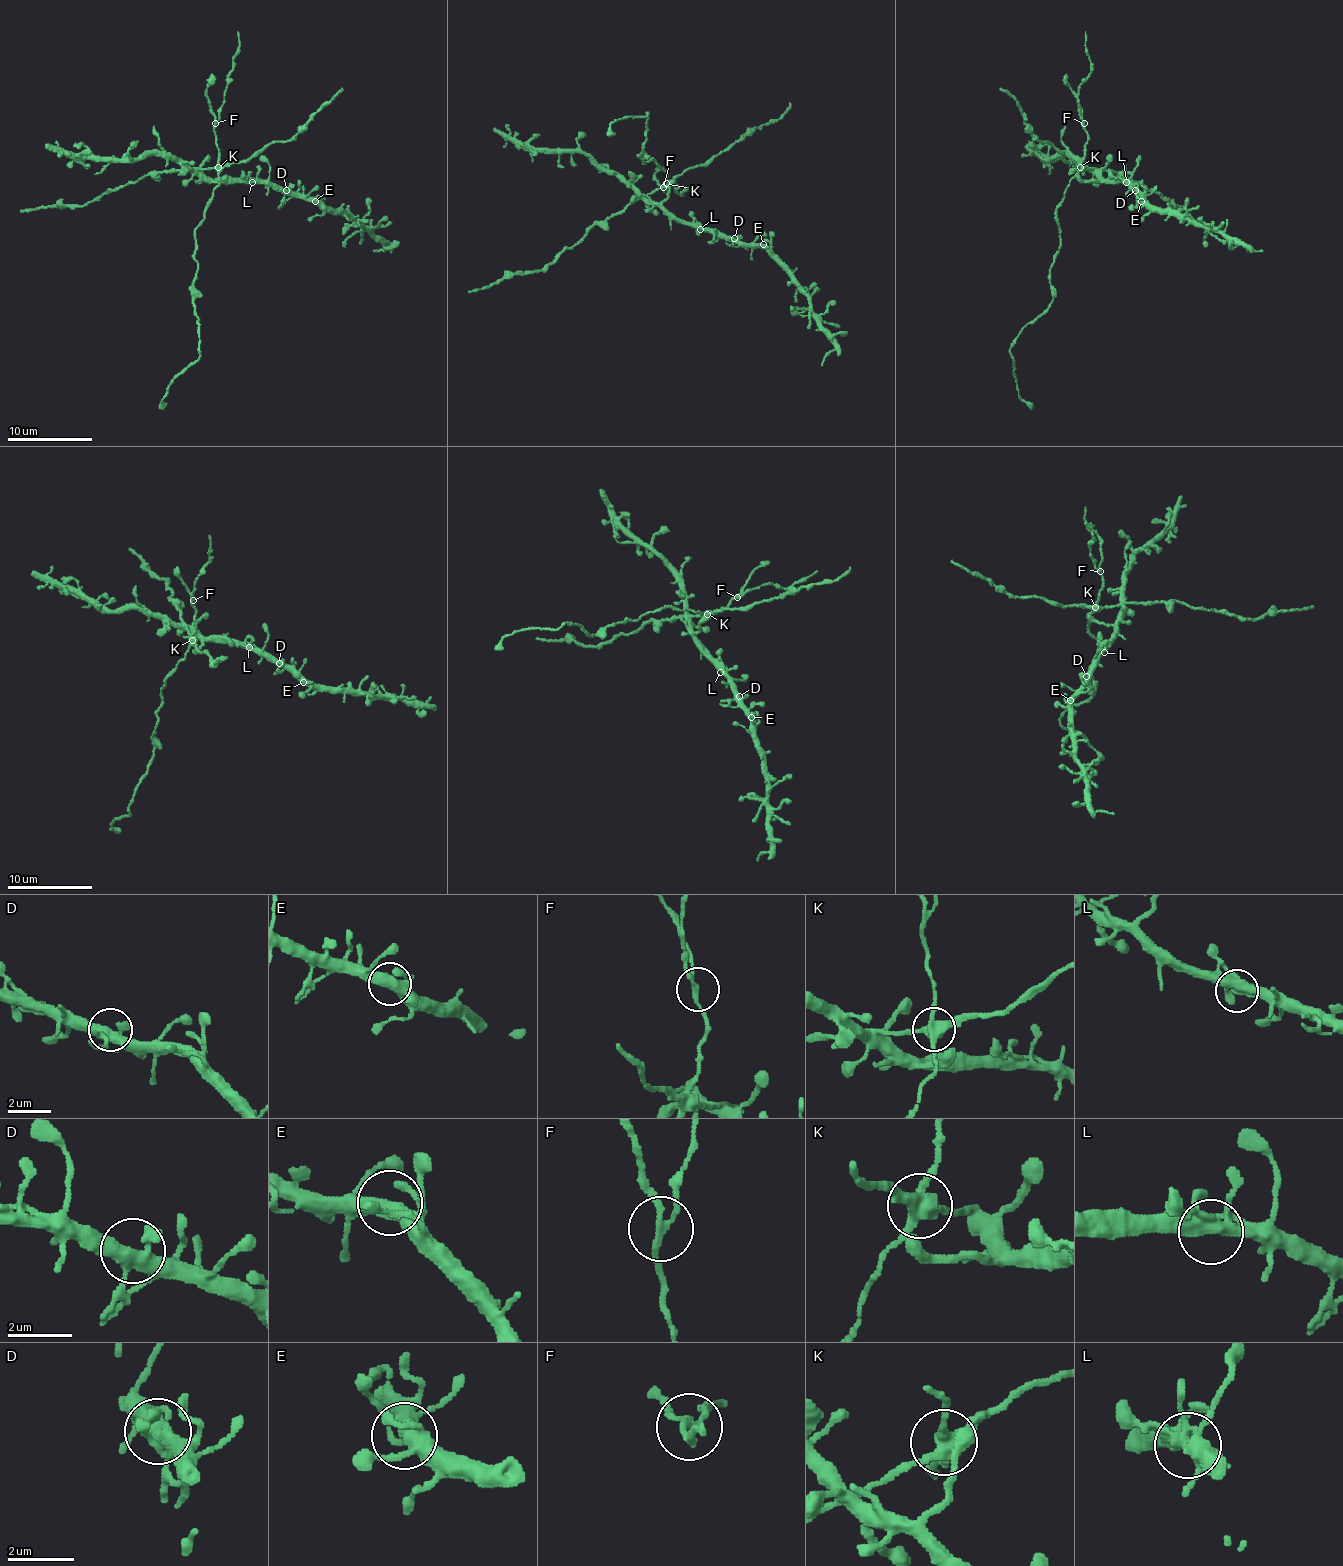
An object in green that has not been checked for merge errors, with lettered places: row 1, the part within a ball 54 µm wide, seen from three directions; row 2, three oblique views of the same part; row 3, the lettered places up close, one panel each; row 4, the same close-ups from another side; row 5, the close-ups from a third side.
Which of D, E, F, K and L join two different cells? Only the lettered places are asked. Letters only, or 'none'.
F, K

